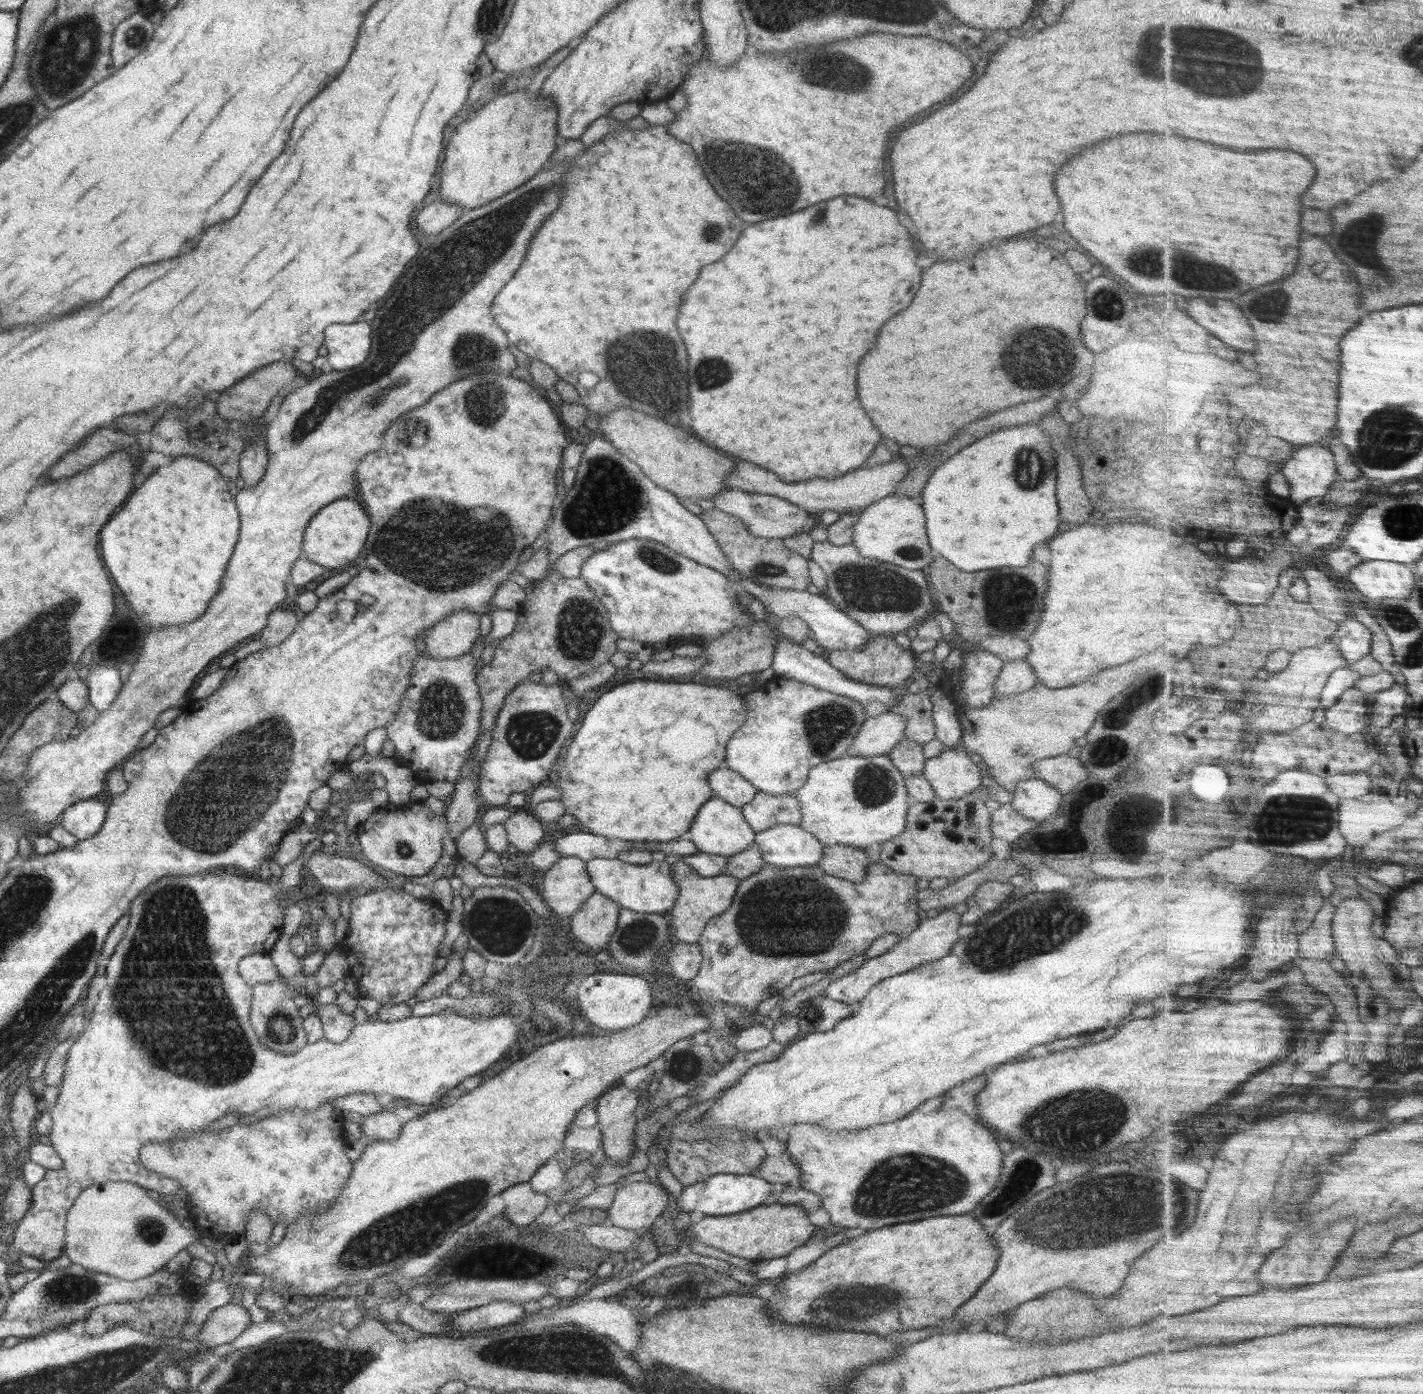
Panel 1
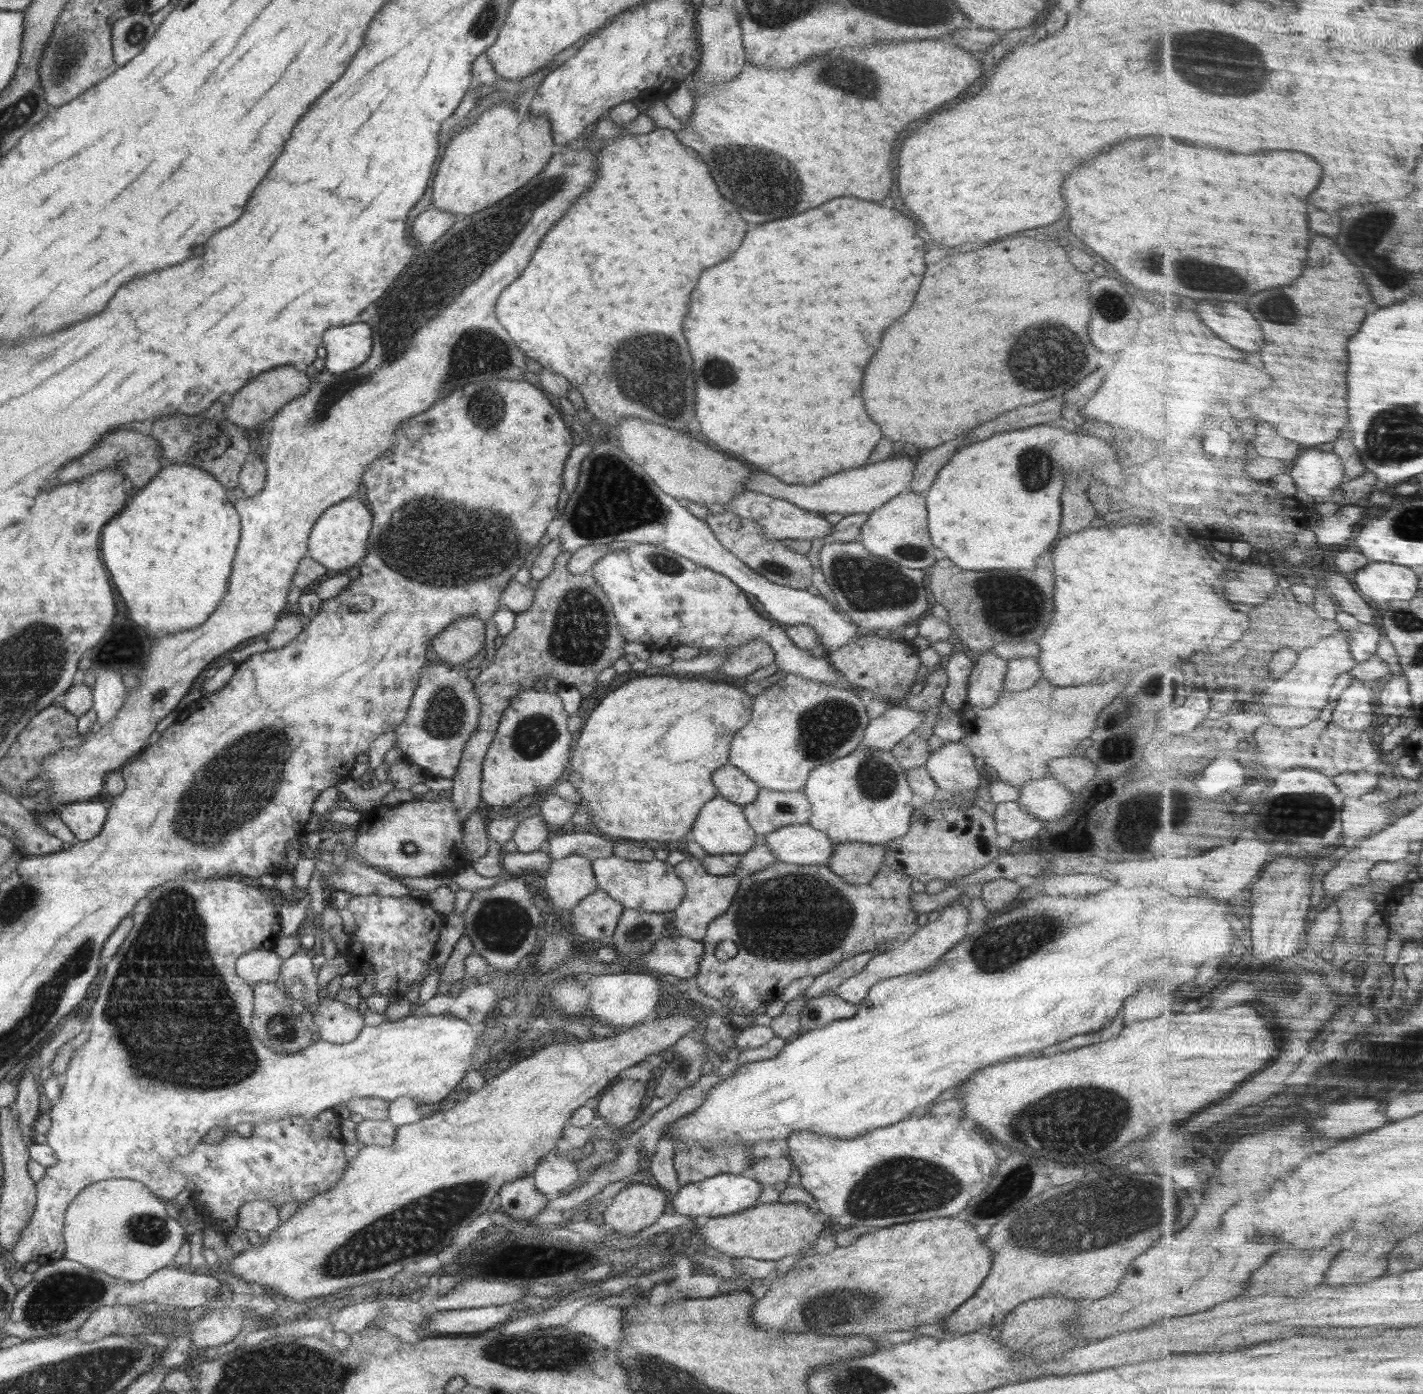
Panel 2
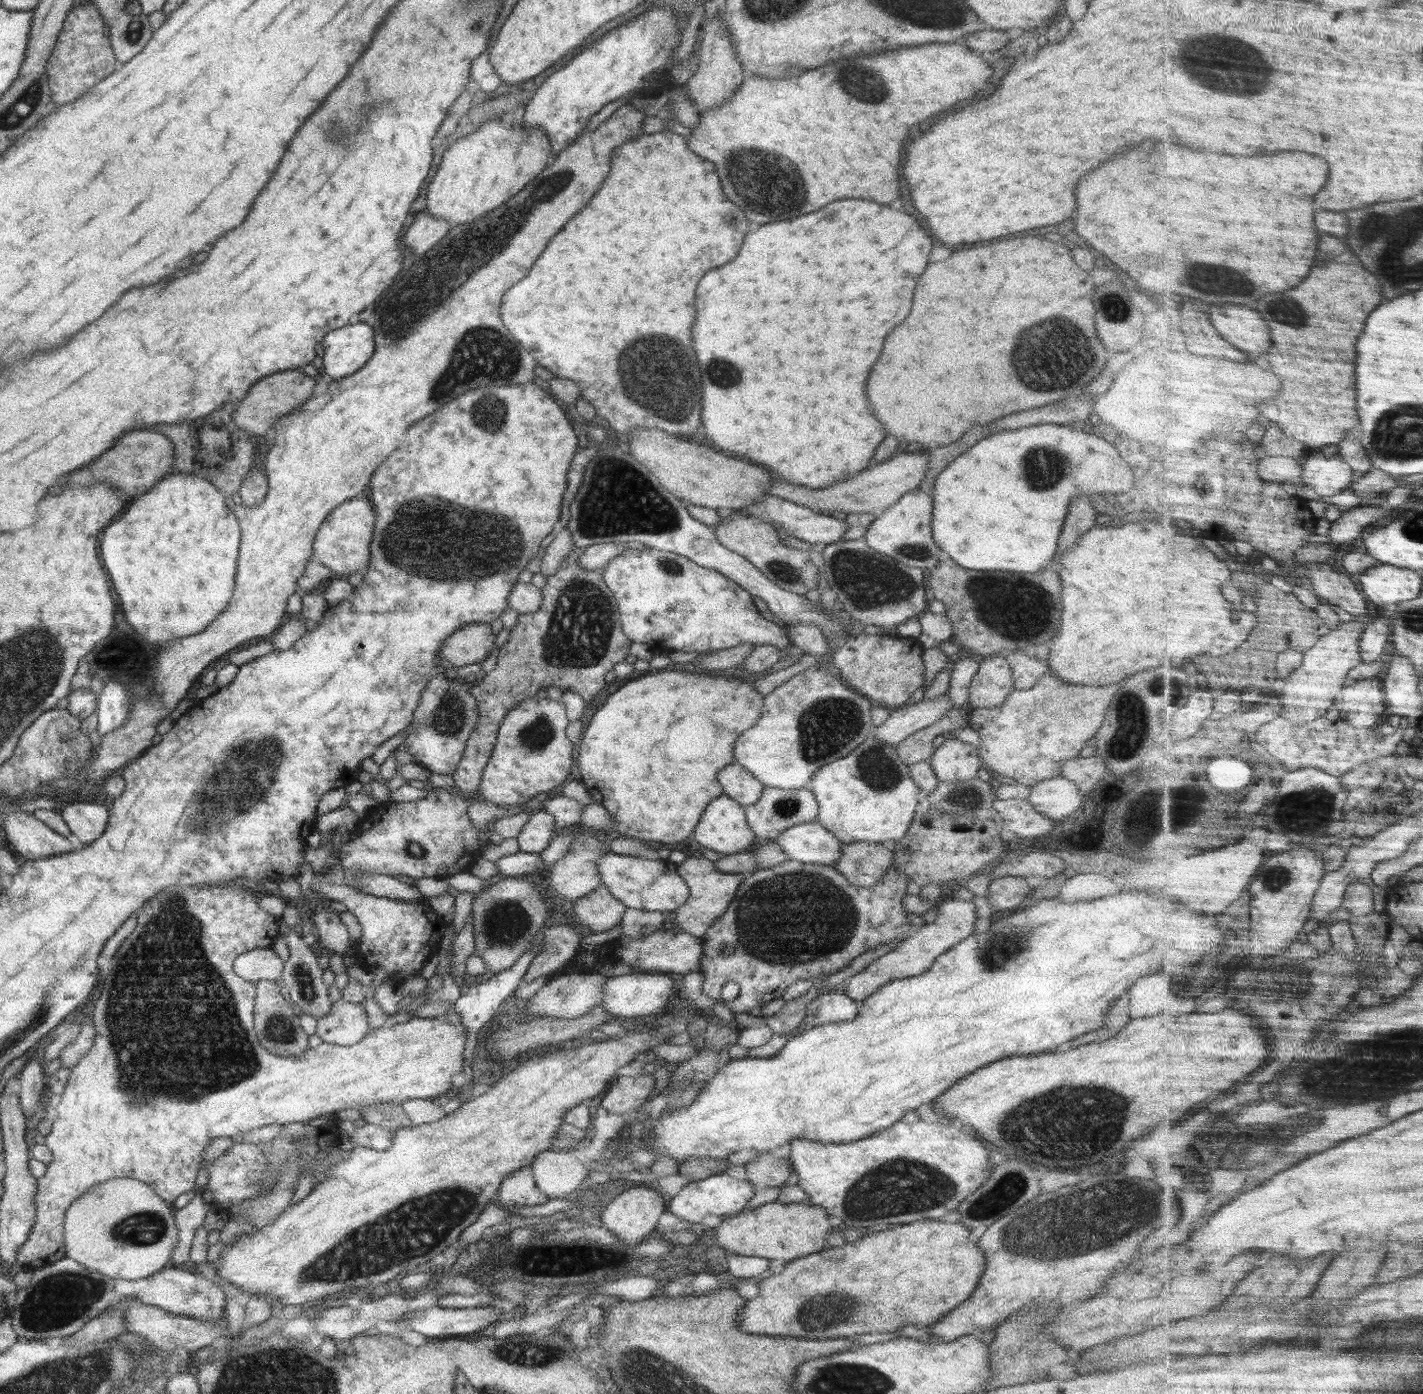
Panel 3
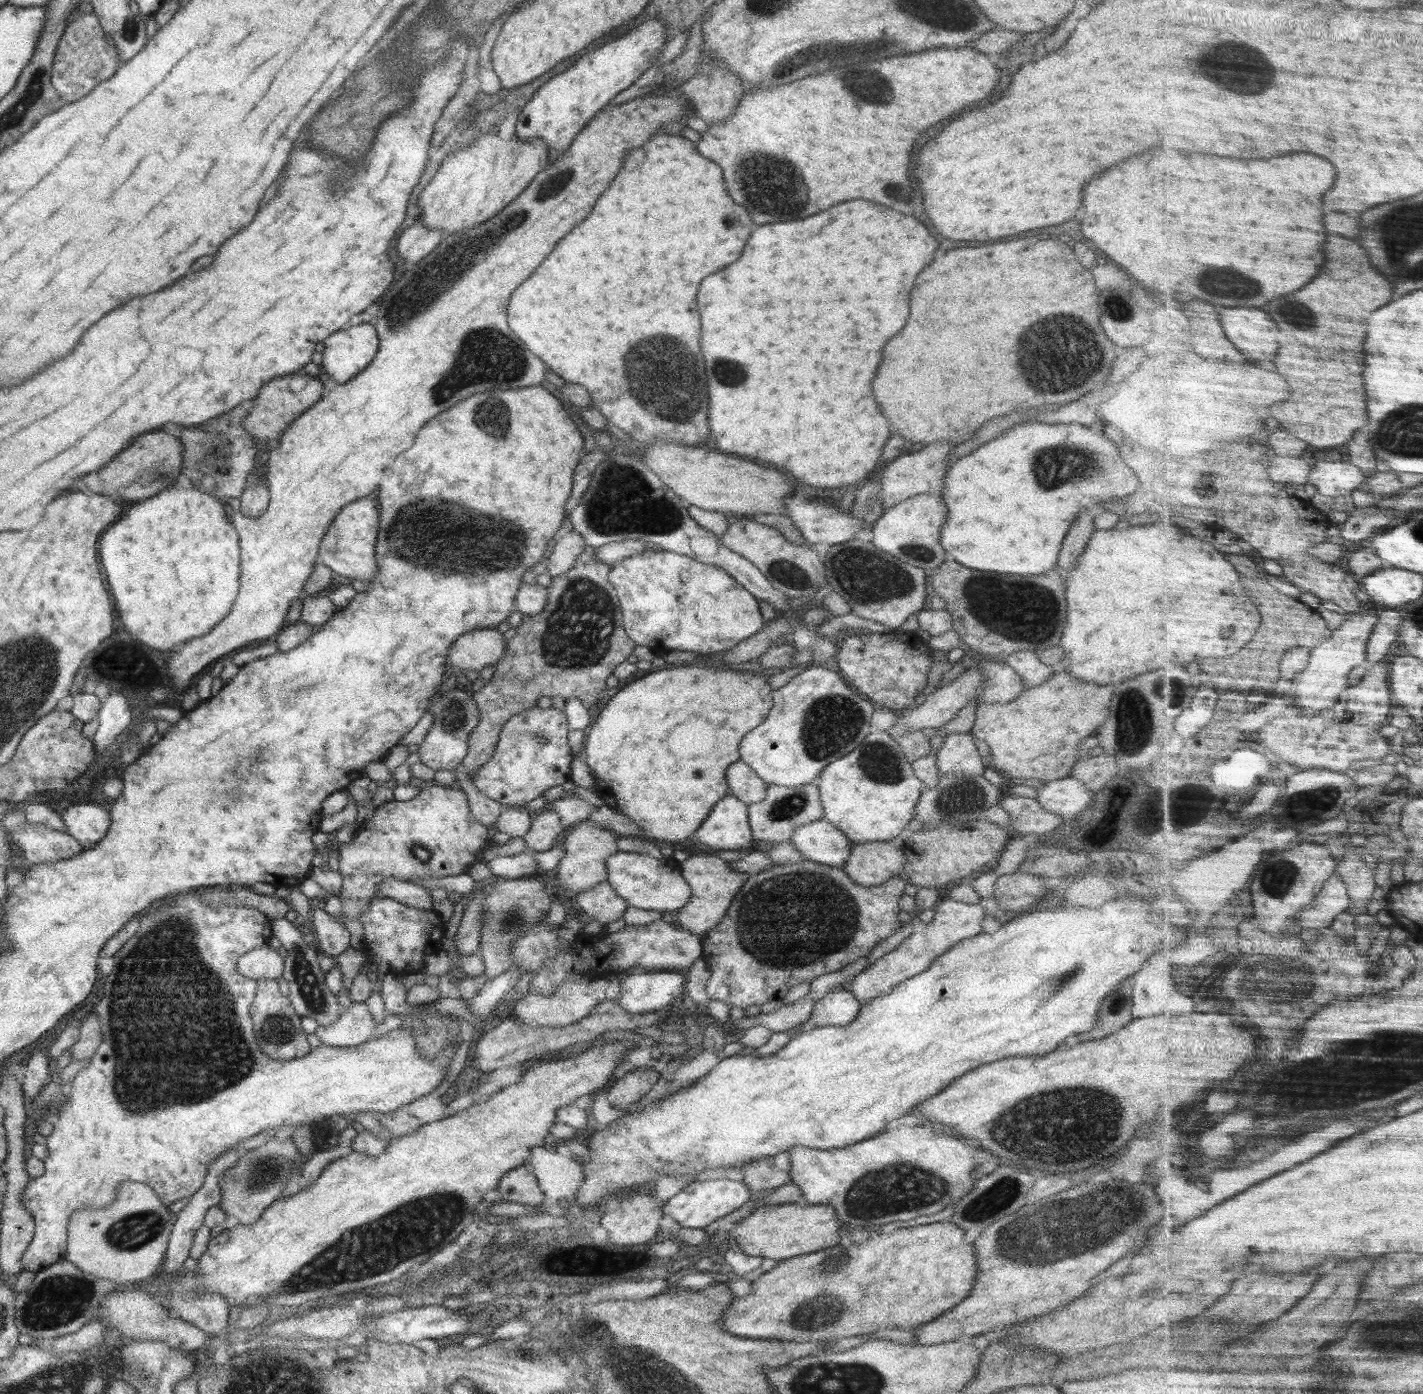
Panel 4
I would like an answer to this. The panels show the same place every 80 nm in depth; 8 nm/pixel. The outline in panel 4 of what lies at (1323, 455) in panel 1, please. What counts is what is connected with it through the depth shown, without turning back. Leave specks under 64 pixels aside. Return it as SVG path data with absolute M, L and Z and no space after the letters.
M1341 459L1336 462L1318 461L1313 467L1309 482L1323 495L1352 496L1369 477L1357 464Z

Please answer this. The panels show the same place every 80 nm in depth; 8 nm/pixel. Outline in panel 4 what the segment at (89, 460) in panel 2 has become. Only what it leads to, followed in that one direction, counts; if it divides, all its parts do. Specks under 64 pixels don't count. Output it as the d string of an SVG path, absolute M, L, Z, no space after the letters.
M171 429L139 434L126 449L115 454L102 470L86 474L82 482L96 494L116 496L120 500L142 501L177 482L182 467L182 442Z

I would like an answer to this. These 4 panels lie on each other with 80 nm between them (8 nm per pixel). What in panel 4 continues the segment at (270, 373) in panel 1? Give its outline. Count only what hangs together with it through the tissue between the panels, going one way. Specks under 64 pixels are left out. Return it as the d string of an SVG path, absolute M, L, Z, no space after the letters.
M301 371L288 376L277 377L260 389L259 395L252 400L255 404L243 420L243 425L255 439L279 439L285 428L291 425L303 412L306 412L322 395L323 377L309 376Z

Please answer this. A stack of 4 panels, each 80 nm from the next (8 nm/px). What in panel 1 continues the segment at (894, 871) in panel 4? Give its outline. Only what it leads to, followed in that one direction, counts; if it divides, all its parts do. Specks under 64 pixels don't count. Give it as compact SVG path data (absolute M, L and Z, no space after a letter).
M823 845L823 854L818 868L828 876L850 882L866 879L866 867L872 864L865 849L846 845Z

